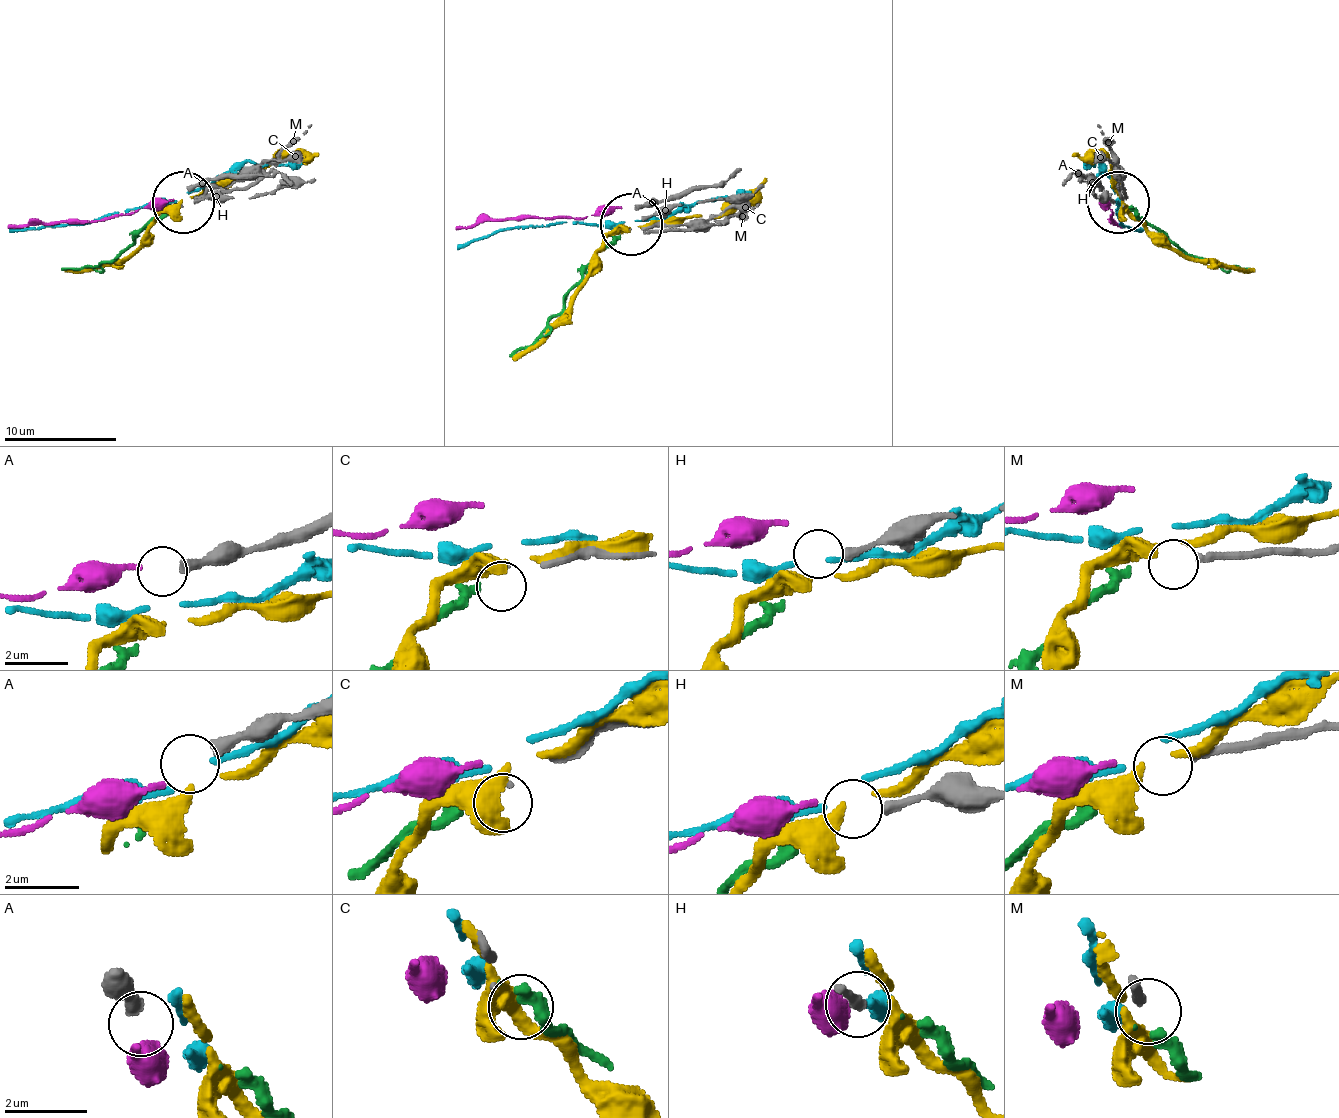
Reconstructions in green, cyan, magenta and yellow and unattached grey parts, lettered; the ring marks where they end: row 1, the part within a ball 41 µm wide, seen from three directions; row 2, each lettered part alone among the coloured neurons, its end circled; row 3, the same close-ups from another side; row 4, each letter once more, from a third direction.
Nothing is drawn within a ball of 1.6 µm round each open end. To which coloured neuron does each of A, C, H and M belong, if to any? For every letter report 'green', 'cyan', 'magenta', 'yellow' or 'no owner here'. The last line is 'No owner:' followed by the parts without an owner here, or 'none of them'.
A: magenta
C: no owner here
H: no owner here
M: green
No owner: C, H

